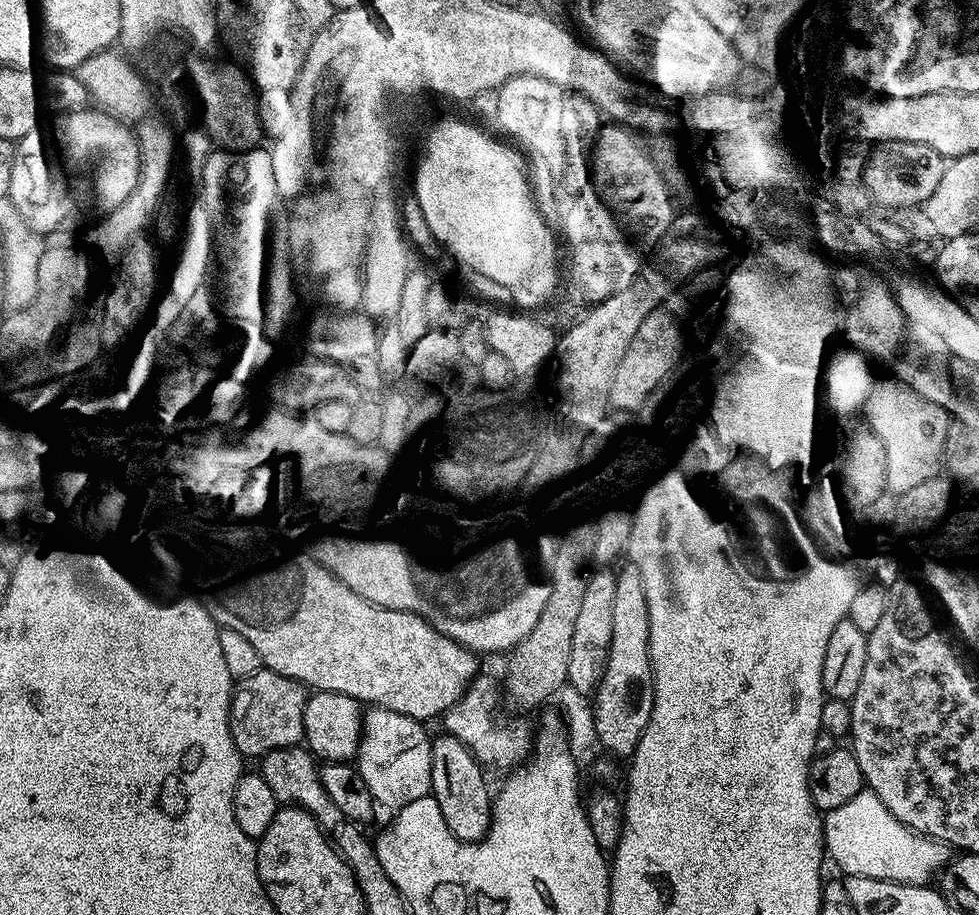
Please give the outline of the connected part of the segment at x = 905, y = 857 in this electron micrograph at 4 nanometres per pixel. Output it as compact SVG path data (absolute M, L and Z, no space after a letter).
M871 790L833 808L823 809L824 846L827 855L841 868L844 876L865 876L893 880L899 884L923 884L949 863L949 845L930 836L920 836L908 828Z

